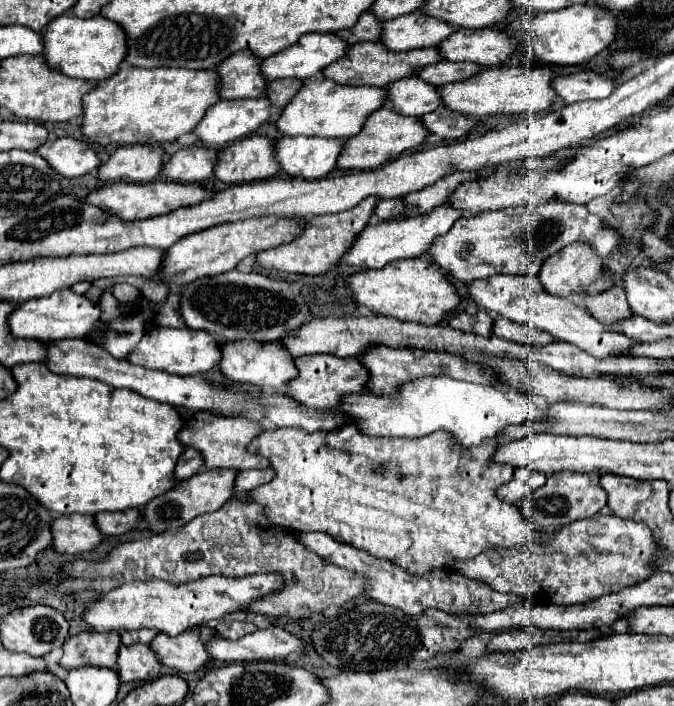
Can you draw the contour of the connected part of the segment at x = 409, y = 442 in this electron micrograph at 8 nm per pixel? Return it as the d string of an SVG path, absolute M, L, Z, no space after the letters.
M343 425L331 433L305 433L303 429L273 429L273 431L261 431L249 445L247 445L247 451L251 453L257 453L265 459L269 459L271 463L271 469L275 469L275 477L253 489L249 493L249 501L255 501L259 503L263 509L265 509L265 517L271 521L271 523L277 523L281 527L287 527L287 529L295 529L295 531L321 531L321 533L331 533L331 537L335 537L337 541L347 541L349 545L355 545L357 549L365 549L367 553L375 555L375 557L381 557L381 559L387 559L387 561L395 561L401 569L407 569L409 573L413 575L425 575L425 573L431 573L433 569L453 569L457 561L461 559L475 559L479 553L487 551L487 549L511 549L515 545L529 545L529 543L543 543L543 533L541 531L535 531L531 529L531 521L527 521L519 507L507 503L507 501L501 501L495 493L495 489L499 489L499 485L511 481L513 477L513 467L511 465L497 465L497 463L491 463L491 455L495 453L497 449L497 441L489 441L489 443L483 443L475 449L465 449L463 455L459 451L459 447L453 447L451 445L451 437L447 433L431 433L427 437L419 437L419 439L405 439L405 437L369 437L369 435L363 435L357 431L355 425Z

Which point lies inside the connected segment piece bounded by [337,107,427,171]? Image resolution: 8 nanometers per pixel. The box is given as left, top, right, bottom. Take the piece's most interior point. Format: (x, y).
(386, 134)

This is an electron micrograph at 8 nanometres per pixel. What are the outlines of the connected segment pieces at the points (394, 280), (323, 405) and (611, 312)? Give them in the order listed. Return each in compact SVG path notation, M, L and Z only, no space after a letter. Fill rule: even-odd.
M399 259L387 263L377 271L361 271L347 279L349 289L357 305L367 307L375 315L395 317L399 321L413 321L423 325L439 325L451 311L455 311L463 297L457 293L455 285L449 283L447 275L439 265L425 259Z
M303 355L295 359L297 377L289 381L285 393L291 393L299 405L307 405L311 409L333 409L339 405L341 395L367 391L367 371L355 357L335 357L335 355Z
M613 287L611 291L593 297L583 297L583 303L593 317L597 317L607 325L611 321L623 321L623 317L631 317L631 307L627 305L623 287Z

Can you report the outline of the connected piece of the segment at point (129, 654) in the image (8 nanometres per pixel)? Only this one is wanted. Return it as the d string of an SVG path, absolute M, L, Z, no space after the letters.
M137 643L137 645L121 645L119 659L117 659L117 671L121 681L151 681L159 677L161 661L149 645Z

